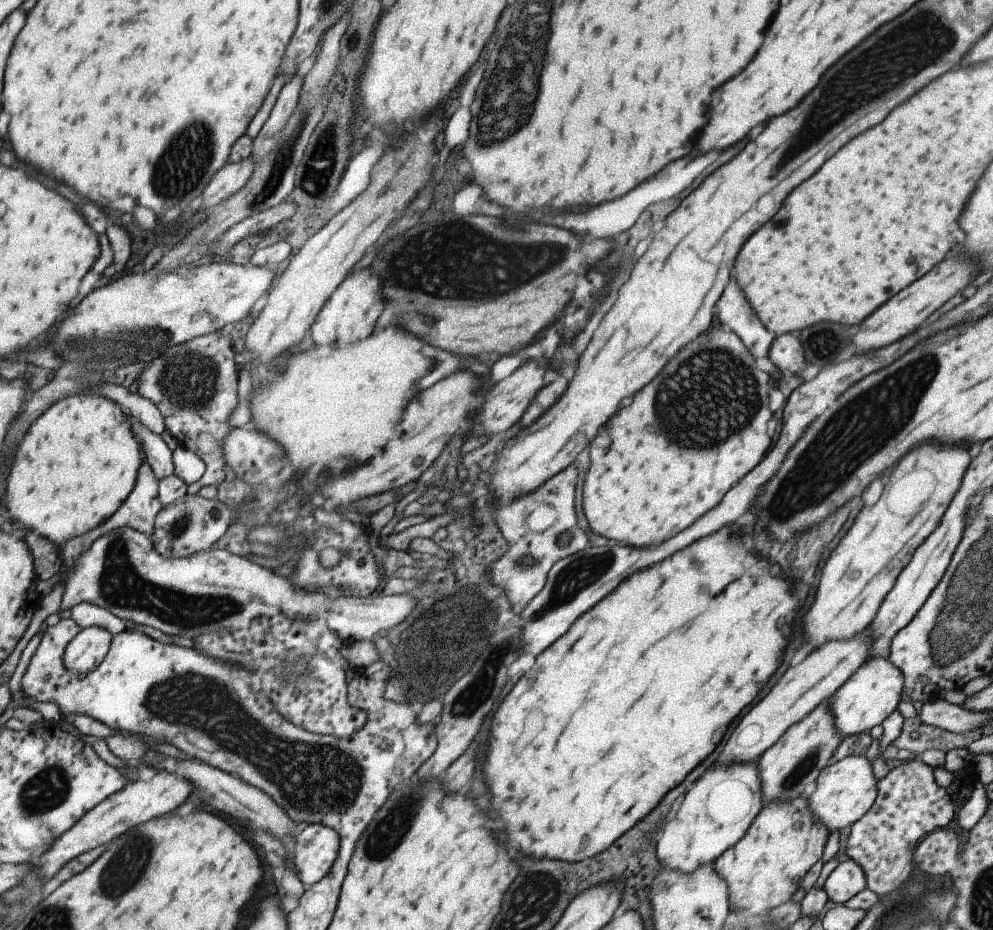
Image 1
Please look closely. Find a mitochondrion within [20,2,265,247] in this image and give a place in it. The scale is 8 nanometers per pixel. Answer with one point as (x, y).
(173, 176)

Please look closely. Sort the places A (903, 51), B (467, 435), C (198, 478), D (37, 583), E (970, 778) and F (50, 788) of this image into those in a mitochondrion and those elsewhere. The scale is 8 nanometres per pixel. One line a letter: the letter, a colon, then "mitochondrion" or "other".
A: mitochondrion
B: other
C: other
D: other
E: other
F: mitochondrion

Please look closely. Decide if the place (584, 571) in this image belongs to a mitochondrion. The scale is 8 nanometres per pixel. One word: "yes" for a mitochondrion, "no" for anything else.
yes

